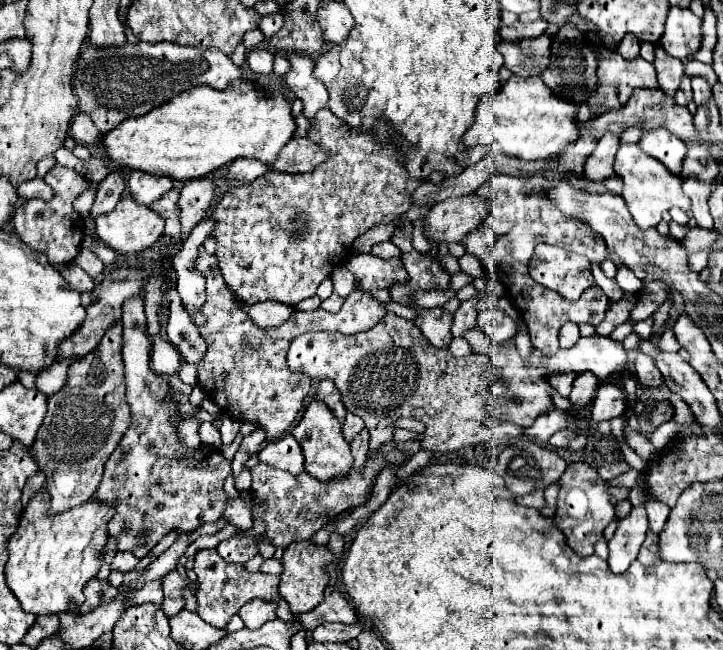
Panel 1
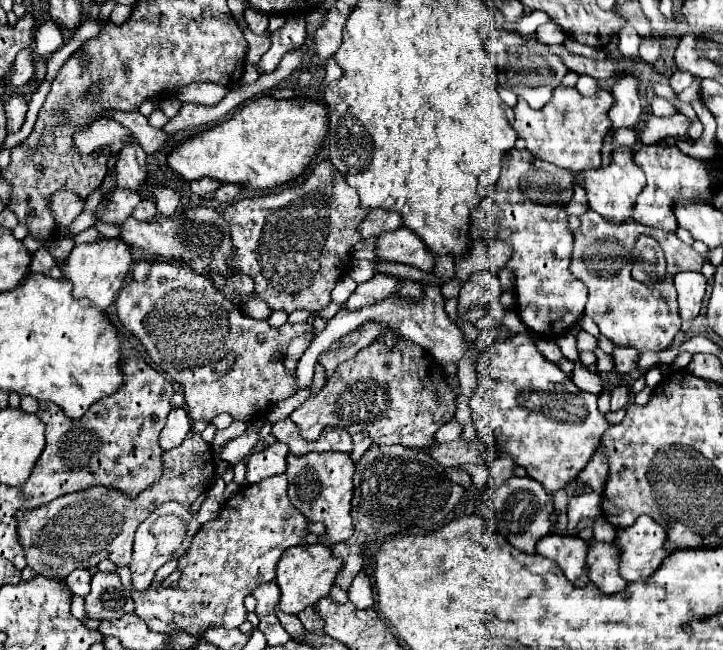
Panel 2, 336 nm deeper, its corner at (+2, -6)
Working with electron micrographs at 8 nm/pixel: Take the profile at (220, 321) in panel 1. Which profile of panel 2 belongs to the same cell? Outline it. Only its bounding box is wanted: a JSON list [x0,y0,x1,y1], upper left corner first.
[117,262,313,422]

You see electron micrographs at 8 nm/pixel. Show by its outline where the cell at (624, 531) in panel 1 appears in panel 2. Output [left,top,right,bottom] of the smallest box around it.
[587,542,627,594]

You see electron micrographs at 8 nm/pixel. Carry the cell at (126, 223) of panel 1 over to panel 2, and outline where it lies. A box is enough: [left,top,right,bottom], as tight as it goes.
[63,240,133,310]

